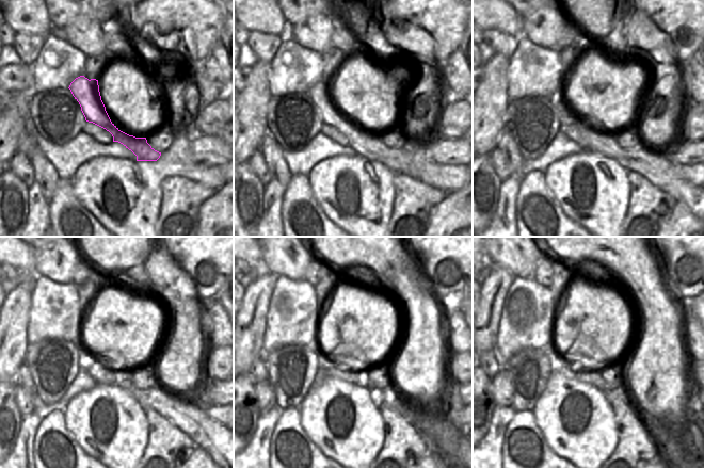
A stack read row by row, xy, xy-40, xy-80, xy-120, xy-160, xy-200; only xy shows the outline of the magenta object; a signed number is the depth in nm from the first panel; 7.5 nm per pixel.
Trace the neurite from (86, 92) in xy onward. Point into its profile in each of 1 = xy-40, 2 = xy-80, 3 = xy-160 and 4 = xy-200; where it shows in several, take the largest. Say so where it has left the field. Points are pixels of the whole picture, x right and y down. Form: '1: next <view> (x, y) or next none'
1: next xy-40 (368, 145)
2: next xy-80 (660, 173)
3: next xy-160 (429, 419)
4: next xy-200 (680, 433)

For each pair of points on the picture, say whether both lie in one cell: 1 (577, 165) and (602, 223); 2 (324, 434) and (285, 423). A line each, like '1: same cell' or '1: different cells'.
1: same cell
2: different cells

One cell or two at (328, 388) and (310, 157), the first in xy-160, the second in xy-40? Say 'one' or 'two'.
two

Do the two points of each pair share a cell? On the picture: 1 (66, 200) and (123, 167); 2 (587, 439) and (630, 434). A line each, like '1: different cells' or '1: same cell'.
1: different cells
2: different cells

